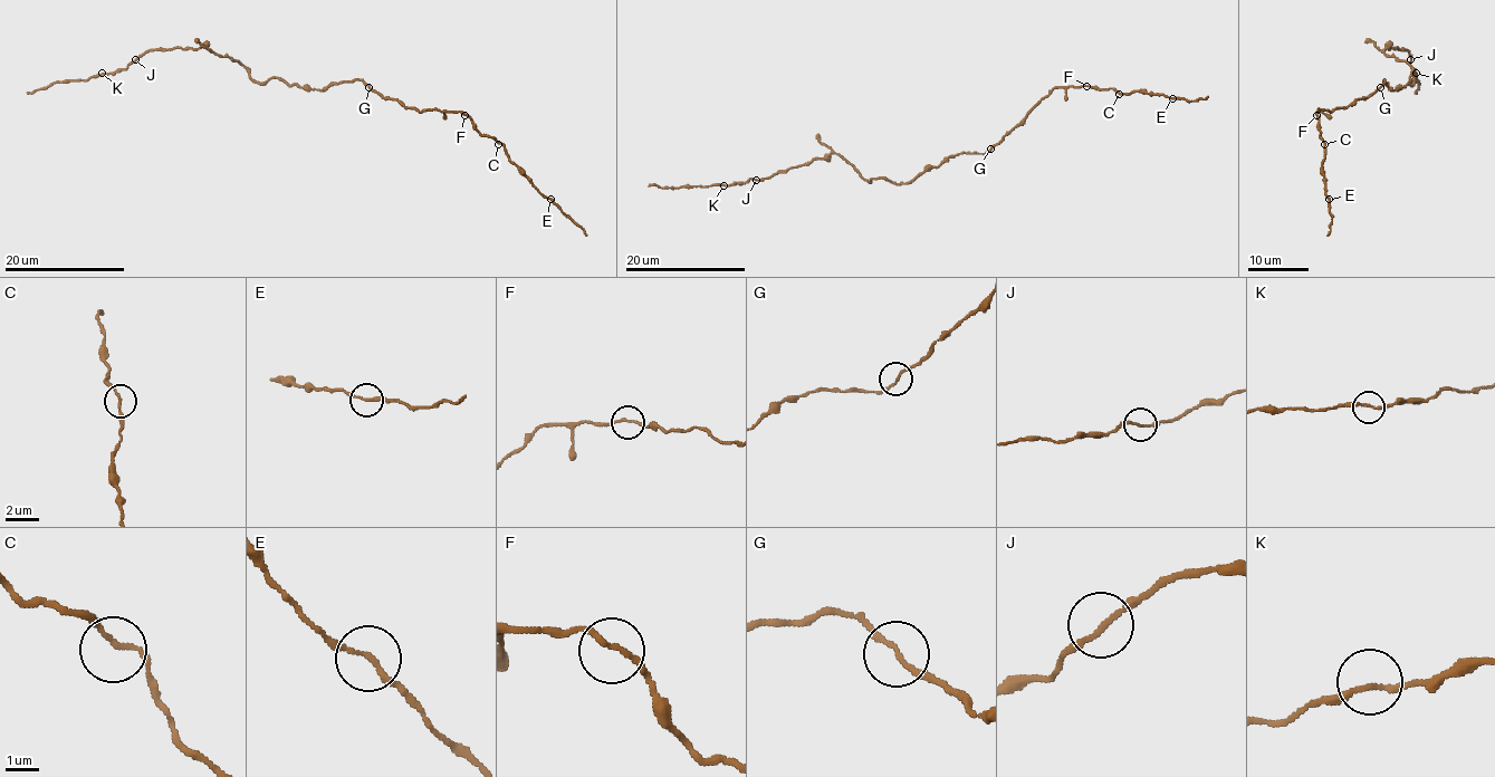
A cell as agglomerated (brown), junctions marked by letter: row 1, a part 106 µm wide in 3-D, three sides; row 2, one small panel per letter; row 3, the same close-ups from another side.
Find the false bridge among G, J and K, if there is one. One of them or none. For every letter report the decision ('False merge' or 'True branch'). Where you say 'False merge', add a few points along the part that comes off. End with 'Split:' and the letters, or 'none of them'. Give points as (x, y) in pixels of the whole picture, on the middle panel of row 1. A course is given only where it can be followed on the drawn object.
G: True branch
J: True branch
K: True branch
Split: none of them

